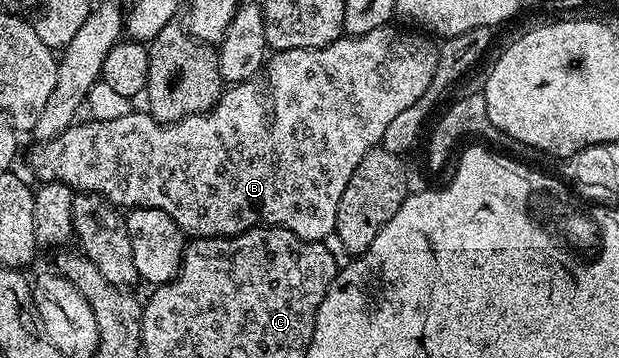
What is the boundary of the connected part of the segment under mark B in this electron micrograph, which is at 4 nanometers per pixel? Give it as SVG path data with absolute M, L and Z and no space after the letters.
M393 24L380 26L360 36L342 36L331 44L319 48L291 48L276 51L266 61L260 76L254 76L248 82L234 82L228 88L222 89L220 100L207 114L187 116L178 122L156 122L153 115L148 112L142 114L130 112L102 122L88 120L89 122L74 124L51 140L37 142L34 150L29 154L29 166L33 169L34 176L41 182L62 182L74 192L98 194L118 208L139 206L159 208L159 212L167 212L167 216L171 216L171 220L175 220L175 224L179 224L179 228L193 238L218 238L218 236L250 230L253 226L278 226L287 228L287 232L295 232L295 236L303 240L322 241L337 229L339 200L343 200L343 188L347 188L347 180L351 180L351 172L359 168L359 160L363 160L367 152L380 147L383 132L387 132L387 124L392 124L395 116L401 115L406 108L411 108L411 104L415 104L415 100L419 100L419 96L427 92L435 76L438 43L424 33L414 32L409 28L396 30L395 26Z

